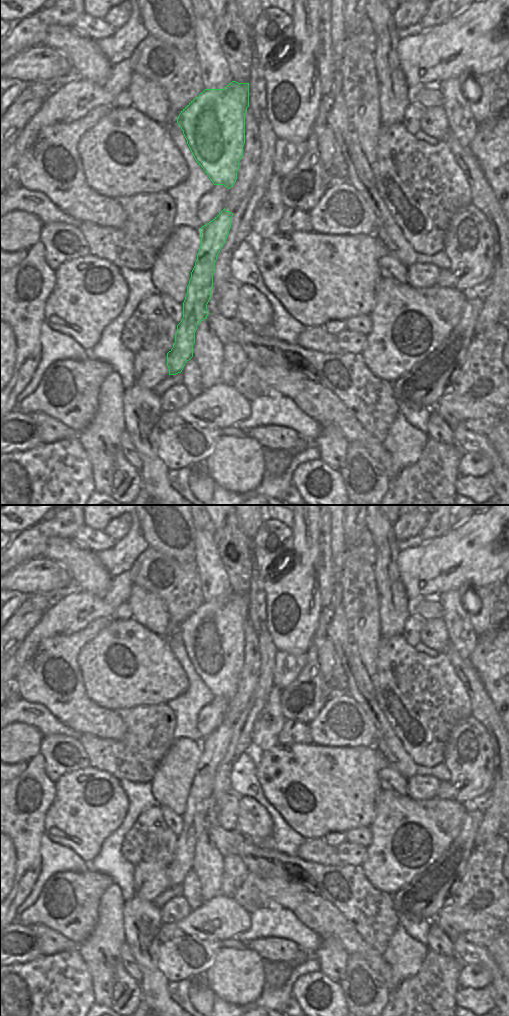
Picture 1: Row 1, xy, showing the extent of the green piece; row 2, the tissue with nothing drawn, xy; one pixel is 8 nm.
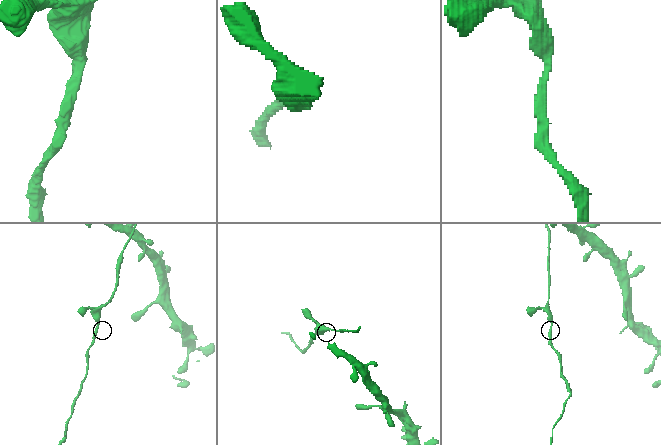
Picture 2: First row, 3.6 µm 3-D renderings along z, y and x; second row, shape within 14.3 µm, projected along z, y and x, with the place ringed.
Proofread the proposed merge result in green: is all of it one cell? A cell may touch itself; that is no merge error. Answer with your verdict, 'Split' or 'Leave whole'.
Leave whole

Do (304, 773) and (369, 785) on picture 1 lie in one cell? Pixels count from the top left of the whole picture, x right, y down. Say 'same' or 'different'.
same

